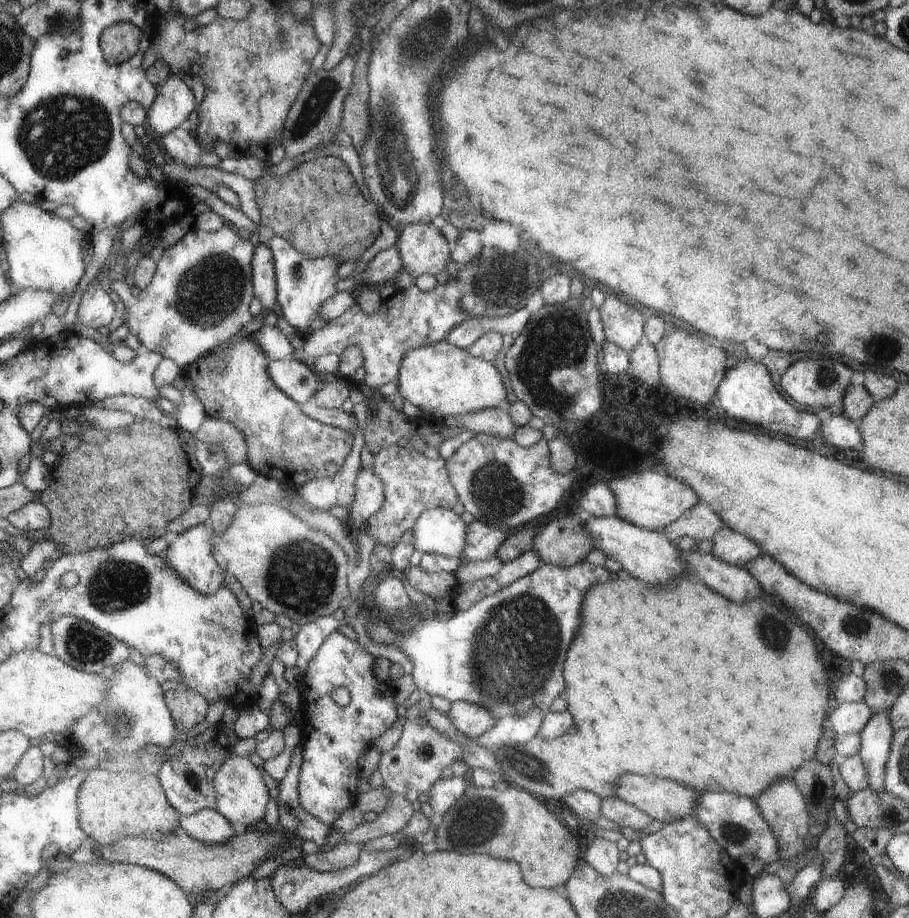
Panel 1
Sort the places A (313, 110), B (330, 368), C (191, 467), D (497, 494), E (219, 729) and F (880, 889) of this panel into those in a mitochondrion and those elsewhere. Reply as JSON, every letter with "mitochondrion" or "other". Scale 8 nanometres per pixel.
{"A":"mitochondrion","B":"other","C":"other","D":"mitochondrion","E":"other","F":"other"}

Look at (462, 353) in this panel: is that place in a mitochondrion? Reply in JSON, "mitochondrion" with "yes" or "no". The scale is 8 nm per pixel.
{"mitochondrion":"no"}

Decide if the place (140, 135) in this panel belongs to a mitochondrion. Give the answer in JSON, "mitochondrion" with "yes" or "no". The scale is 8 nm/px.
{"mitochondrion":"no"}

